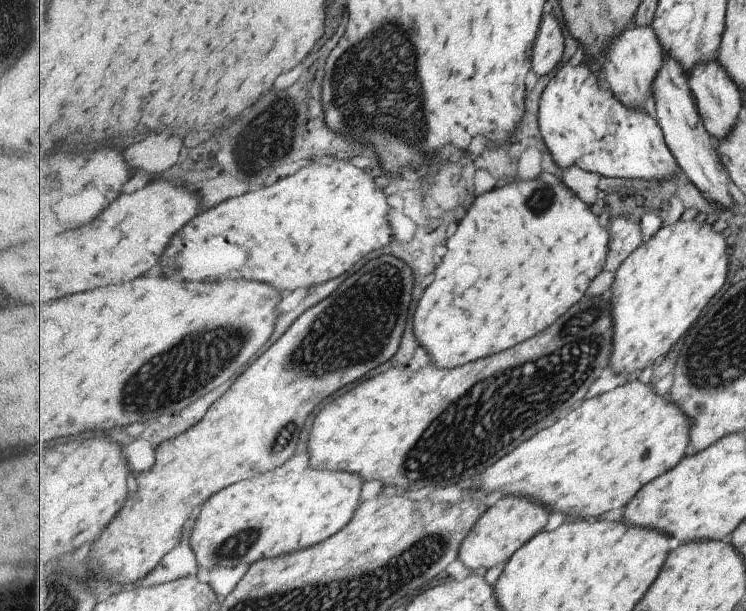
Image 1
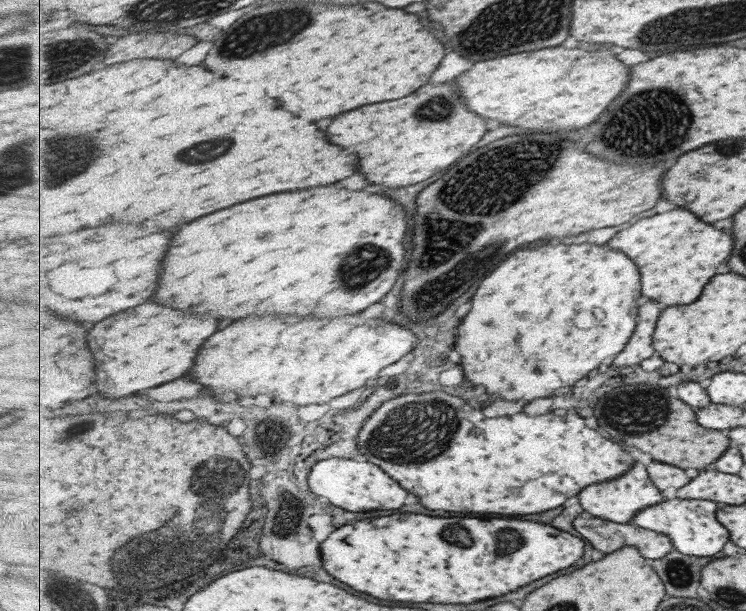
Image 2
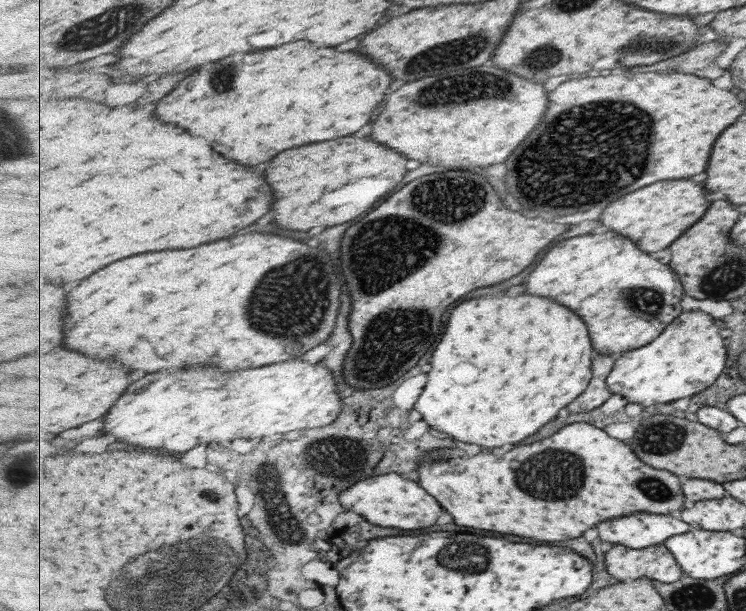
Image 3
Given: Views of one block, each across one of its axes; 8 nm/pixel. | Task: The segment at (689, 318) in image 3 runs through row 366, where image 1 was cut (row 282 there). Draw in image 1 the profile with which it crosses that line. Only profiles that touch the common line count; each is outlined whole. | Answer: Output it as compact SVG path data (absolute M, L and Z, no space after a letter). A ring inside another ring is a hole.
M696 219L689 220L677 220L674 224L670 226L665 226L659 229L647 242L642 244L637 250L634 250L625 262L617 269L617 274L612 286L612 296L610 298L610 303L612 304L612 316L615 317L615 323L613 323L613 328L616 330L614 332L612 344L612 358L609 361L608 366L615 372L615 374L625 374L630 380L635 378L641 370L649 368L649 366L654 366L662 360L667 352L689 332L689 328L695 324L695 320L703 314L703 310L707 308L707 304L713 300L713 296L725 286L725 280L727 280L727 274L729 274L729 245L725 242L727 235L717 231L713 225L710 225L703 220L697 221Z

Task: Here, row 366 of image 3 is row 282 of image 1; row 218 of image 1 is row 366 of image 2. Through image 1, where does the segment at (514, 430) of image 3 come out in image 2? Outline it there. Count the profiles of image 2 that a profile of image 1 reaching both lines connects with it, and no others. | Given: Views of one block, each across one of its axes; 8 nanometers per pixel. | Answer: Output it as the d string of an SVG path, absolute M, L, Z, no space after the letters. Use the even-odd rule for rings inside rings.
M557 241L547 242L545 246L541 246L539 250L519 250L509 256L491 276L487 276L481 284L477 294L473 296L473 308L467 314L467 318L463 320L463 324L459 324L457 339L455 341L455 350L459 350L463 354L463 370L467 380L471 380L477 386L485 386L489 394L499 392L499 398L505 400L525 400L525 402L533 402L537 398L545 398L549 394L553 394L557 388L561 386L575 386L579 380L581 383L591 374L594 374L597 368L603 364L603 360L617 356L624 348L628 346L628 342L632 339L633 333L636 331L640 319L640 305L644 301L643 281L641 279L640 269L636 265L636 261L628 256L628 253L621 252L612 248L608 243L602 245L589 245L586 242L579 245L560 245Z

